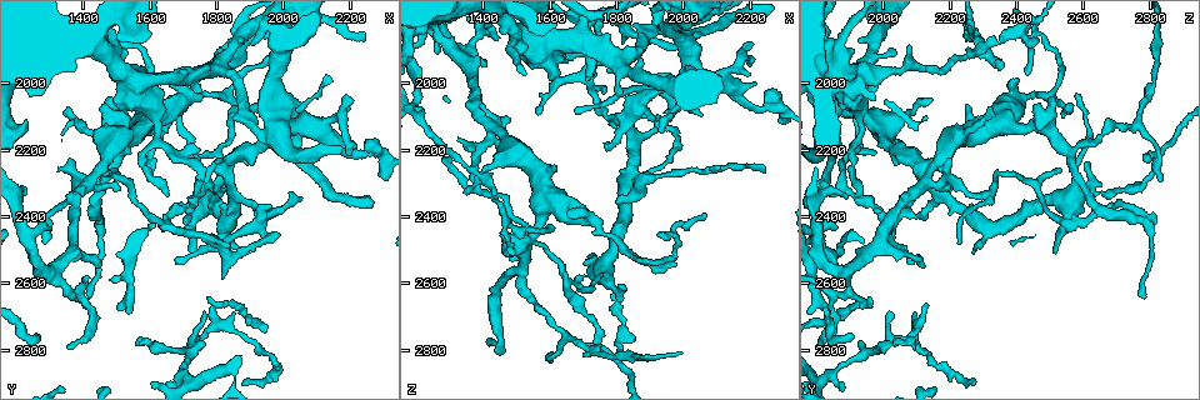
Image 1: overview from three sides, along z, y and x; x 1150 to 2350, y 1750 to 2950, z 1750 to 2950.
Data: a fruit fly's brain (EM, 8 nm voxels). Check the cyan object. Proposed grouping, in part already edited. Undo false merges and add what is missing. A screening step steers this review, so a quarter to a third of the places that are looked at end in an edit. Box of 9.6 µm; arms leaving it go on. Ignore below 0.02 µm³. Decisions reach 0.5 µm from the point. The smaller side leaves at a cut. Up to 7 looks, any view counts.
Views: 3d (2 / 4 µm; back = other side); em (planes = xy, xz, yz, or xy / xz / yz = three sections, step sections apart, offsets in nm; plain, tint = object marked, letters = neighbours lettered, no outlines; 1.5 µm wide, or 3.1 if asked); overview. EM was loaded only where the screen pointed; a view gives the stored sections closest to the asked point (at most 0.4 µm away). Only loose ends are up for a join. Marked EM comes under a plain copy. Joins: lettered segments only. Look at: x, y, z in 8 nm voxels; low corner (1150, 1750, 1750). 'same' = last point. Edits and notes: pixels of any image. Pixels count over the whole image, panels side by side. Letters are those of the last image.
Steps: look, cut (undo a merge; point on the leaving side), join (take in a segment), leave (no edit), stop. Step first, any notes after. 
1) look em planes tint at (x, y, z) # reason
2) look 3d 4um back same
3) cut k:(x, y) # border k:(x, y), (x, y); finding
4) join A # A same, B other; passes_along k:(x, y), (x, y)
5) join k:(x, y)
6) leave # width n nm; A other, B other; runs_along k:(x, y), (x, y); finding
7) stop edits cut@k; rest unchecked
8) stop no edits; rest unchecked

look 3d 2um at (1640, 2130, 2750) # sharp bend

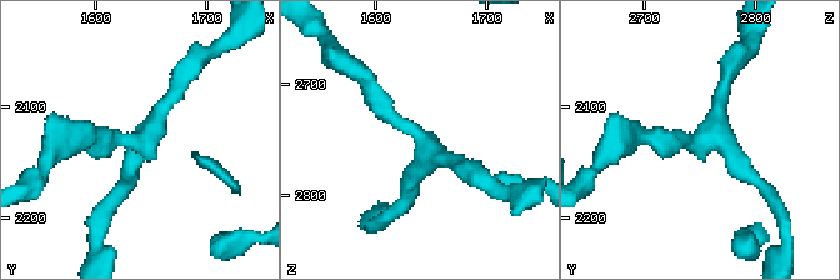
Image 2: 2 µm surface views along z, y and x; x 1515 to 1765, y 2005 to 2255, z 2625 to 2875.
look em xy step 8 letters at (1648, 2132, 2756)

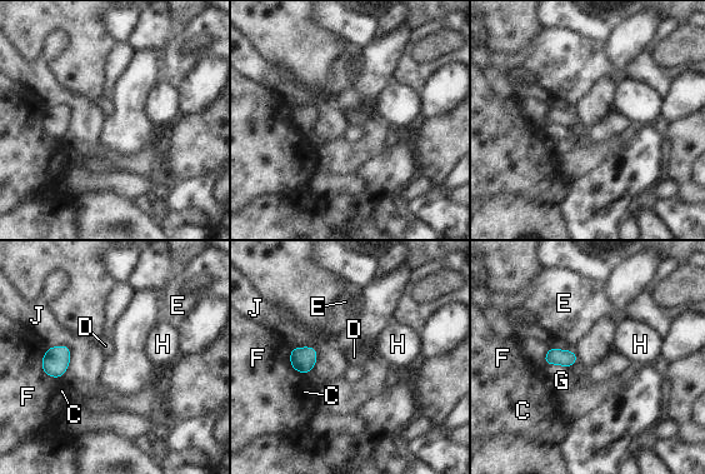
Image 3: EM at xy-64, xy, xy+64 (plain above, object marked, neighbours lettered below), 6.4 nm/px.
leave # longest_contact J 220 nm; C other, D other, E other, F other, G other, H other, J other; border 3:(549, 348), (571, 350); all the same cell

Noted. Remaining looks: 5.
look 3d 2um back at (1350, 2070, 2330) # free end

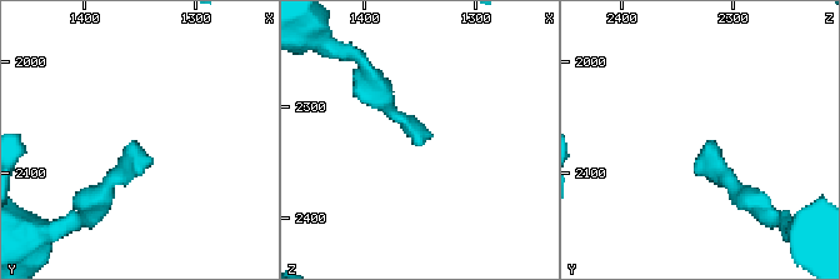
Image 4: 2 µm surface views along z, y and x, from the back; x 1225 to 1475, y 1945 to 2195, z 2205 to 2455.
look em planes letters at (1358, 2072, 2324) # need the tissue

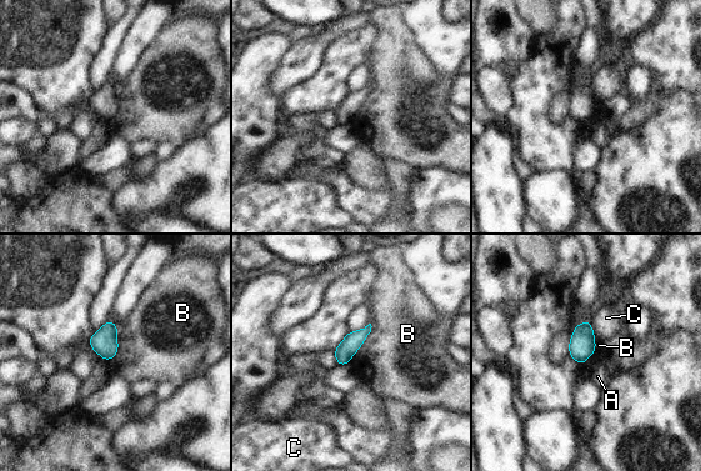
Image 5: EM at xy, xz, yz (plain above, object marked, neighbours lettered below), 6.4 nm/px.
leave # A other, B other, C other; border 5:(589, 320), (595, 334); none of them fits

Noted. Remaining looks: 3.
look 3d 2um back at (1380, 2330, 2320)

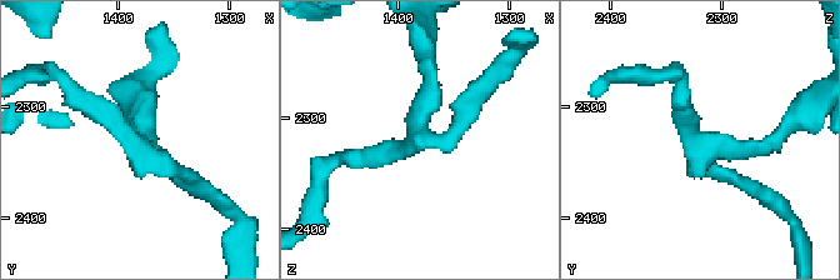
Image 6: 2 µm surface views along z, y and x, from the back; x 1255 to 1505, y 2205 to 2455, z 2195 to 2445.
look em xz step 4 tint at (1382, 2334, 2316) # shape alone is not enough

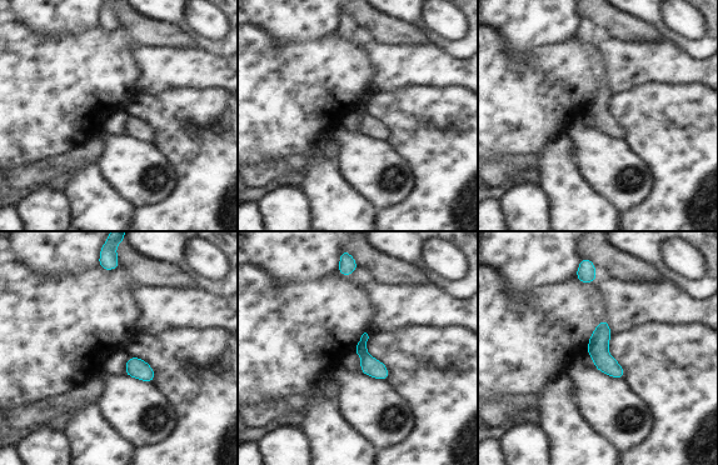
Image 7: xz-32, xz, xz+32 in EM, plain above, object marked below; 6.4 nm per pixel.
look em yz step 8 letters same

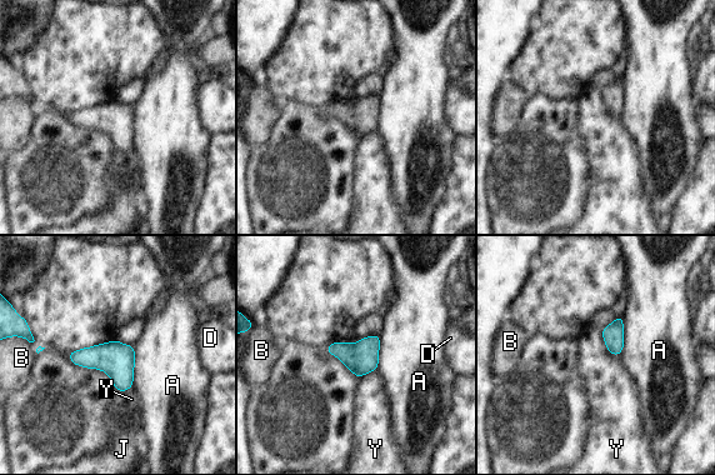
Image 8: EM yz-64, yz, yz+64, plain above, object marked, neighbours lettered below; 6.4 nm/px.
leave # A other, B other, D other, J other, Y other; border 8:(600, 330), (605, 348), (618, 356); one cell here

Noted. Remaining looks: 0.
stop no edits; rest unchecked

